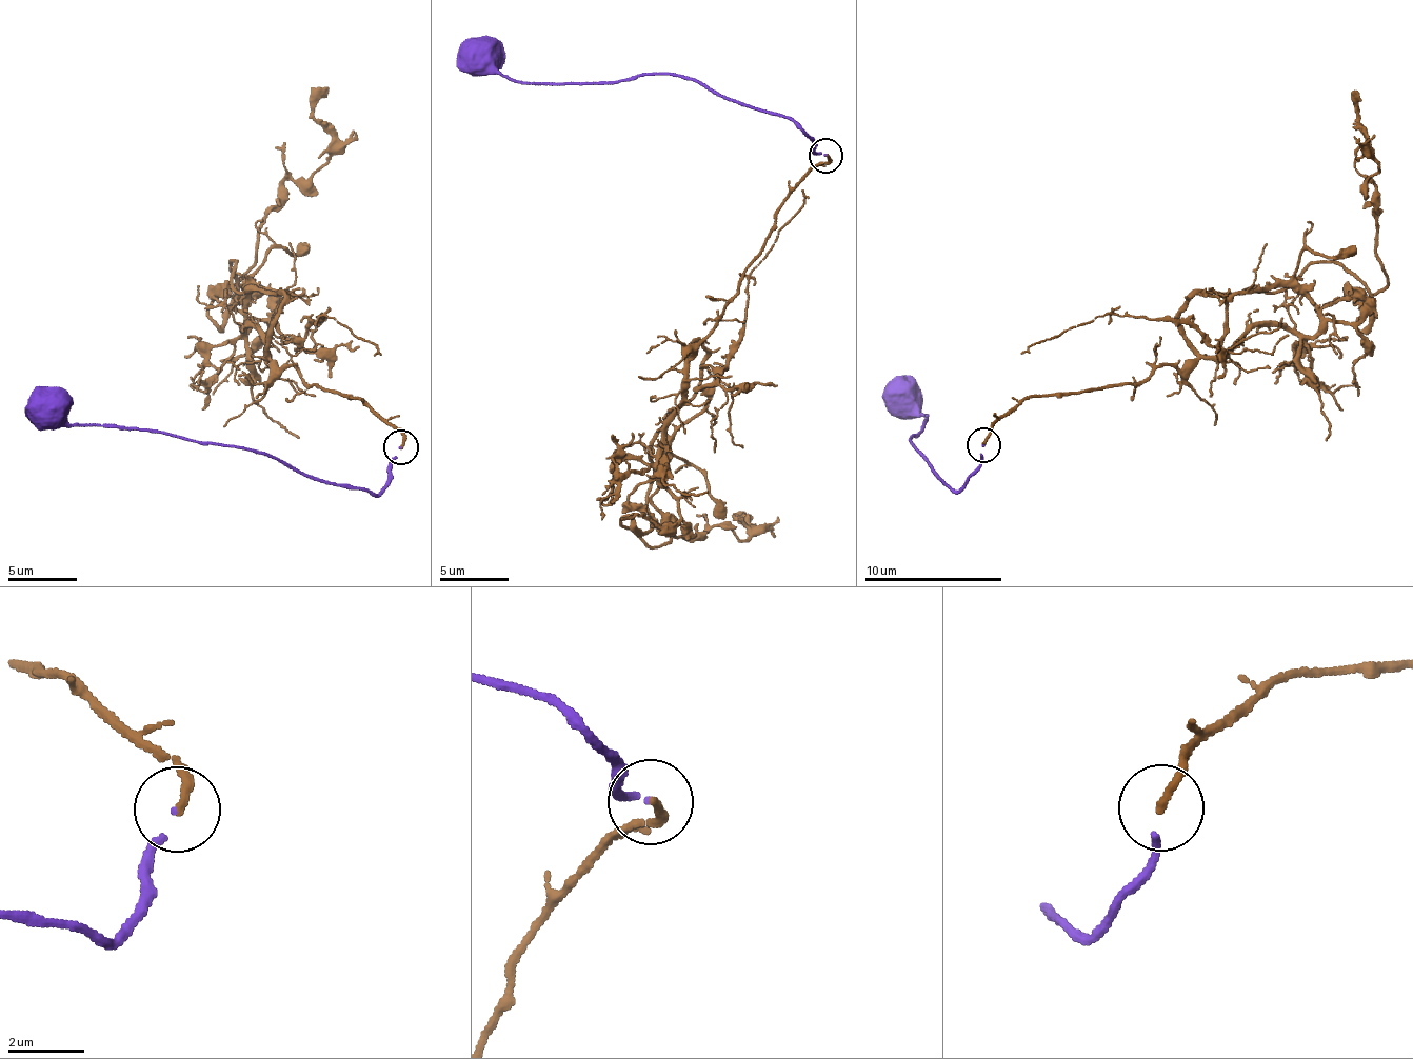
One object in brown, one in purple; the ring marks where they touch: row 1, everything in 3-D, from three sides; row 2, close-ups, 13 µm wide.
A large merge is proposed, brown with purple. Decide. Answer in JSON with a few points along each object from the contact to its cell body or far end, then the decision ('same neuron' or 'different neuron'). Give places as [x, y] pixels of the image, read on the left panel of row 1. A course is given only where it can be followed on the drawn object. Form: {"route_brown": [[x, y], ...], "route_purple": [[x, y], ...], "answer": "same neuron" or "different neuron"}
{"route_brown": [[401, 447], [359, 399], [277, 364], [229, 288], [276, 190], [324, 161], [314, 100], [327, 86]], "route_purple": [[401, 447], [391, 479], [369, 493], [306, 476], [250, 450], [161, 432], [71, 425], [50, 398], [32, 398]], "answer": "same neuron"}

